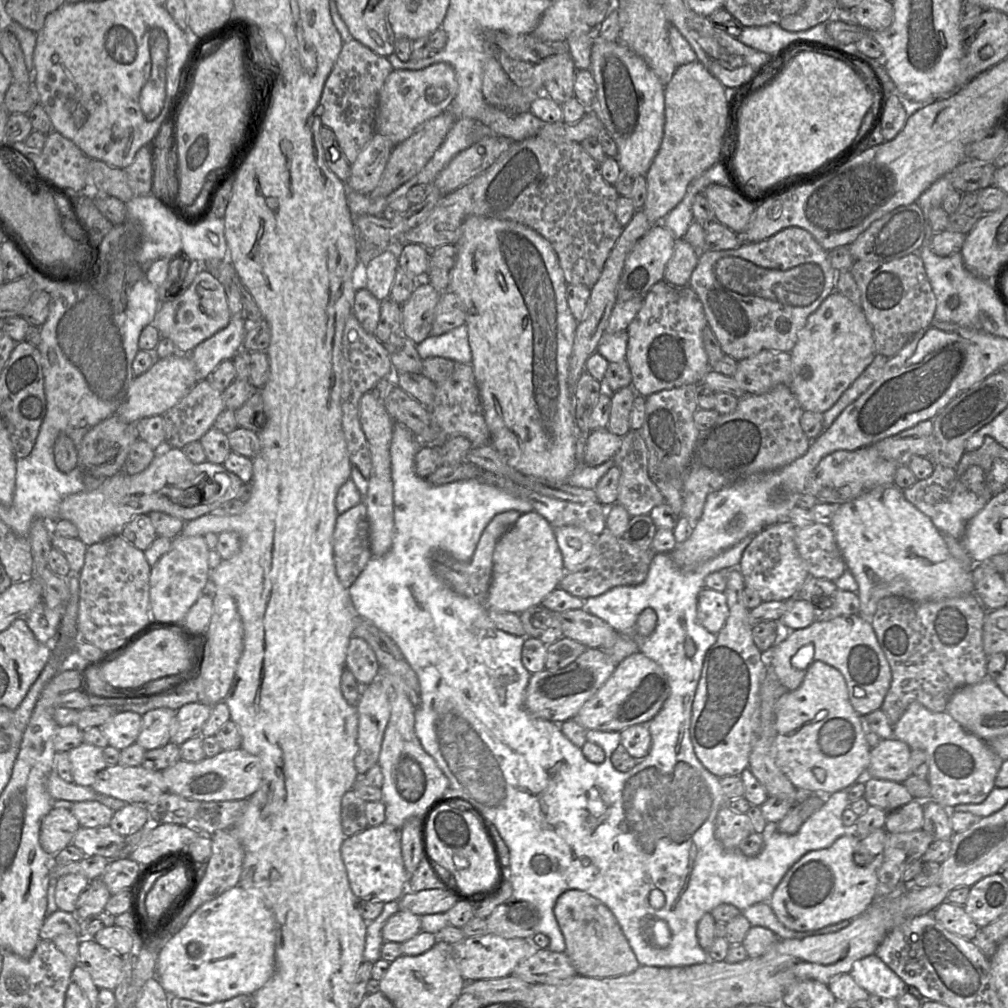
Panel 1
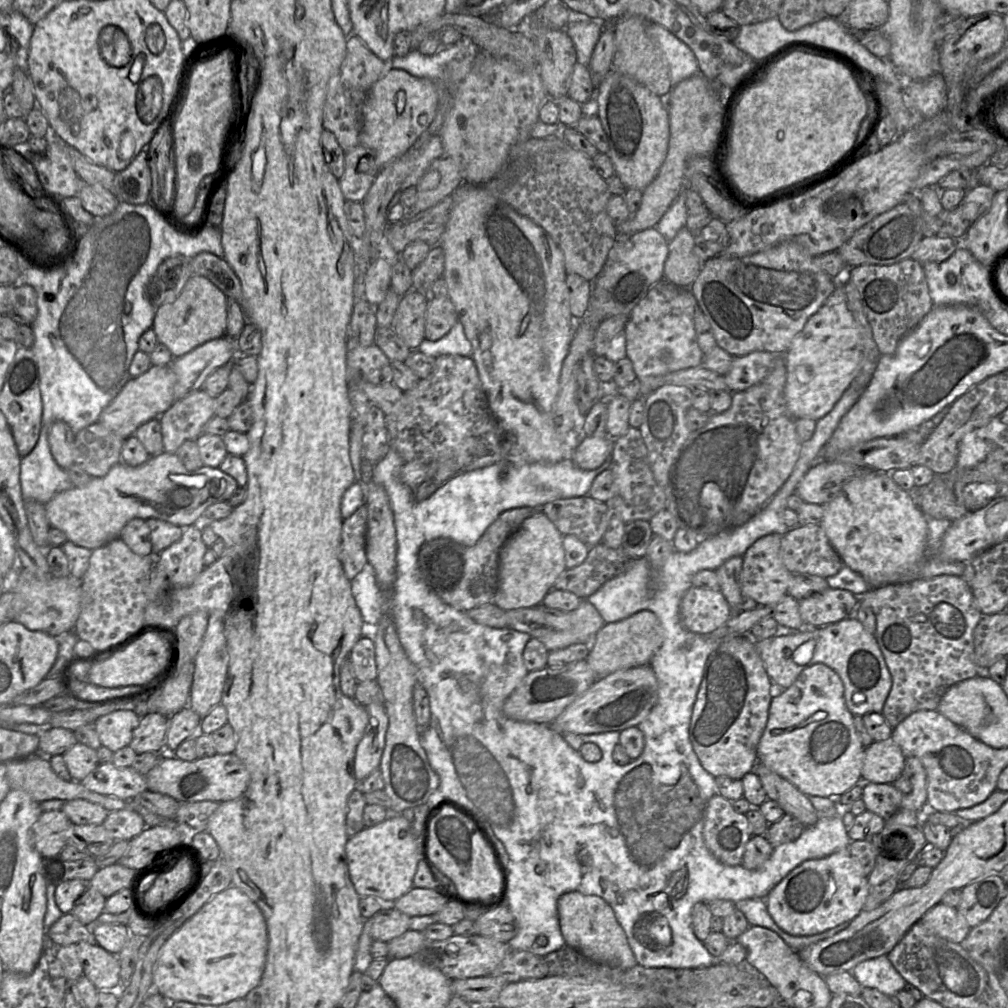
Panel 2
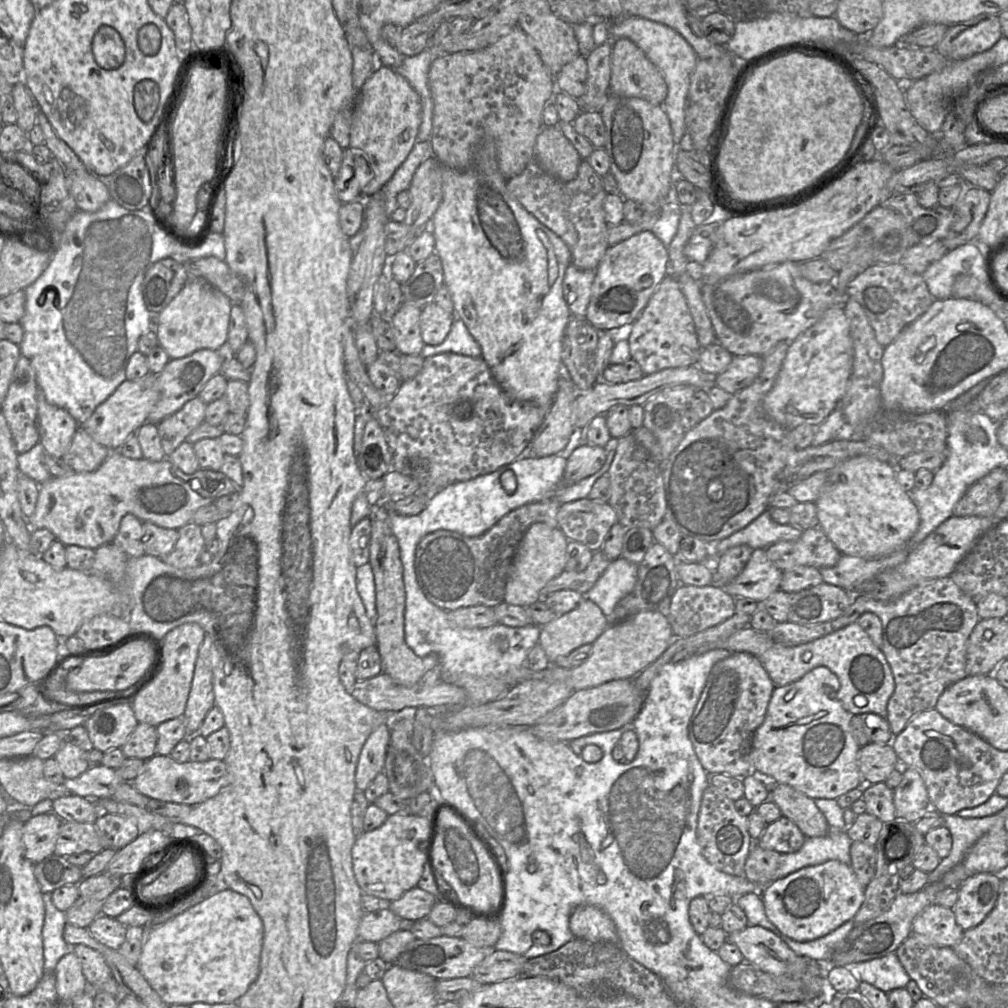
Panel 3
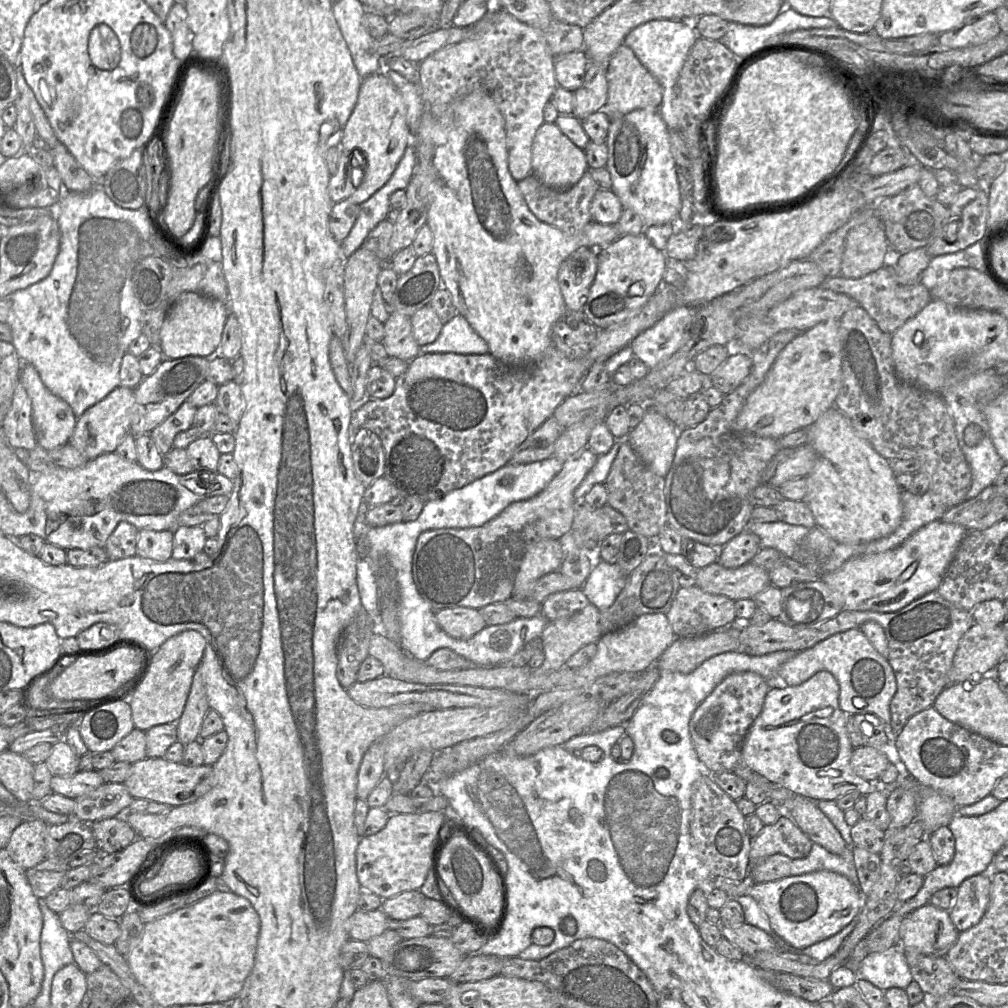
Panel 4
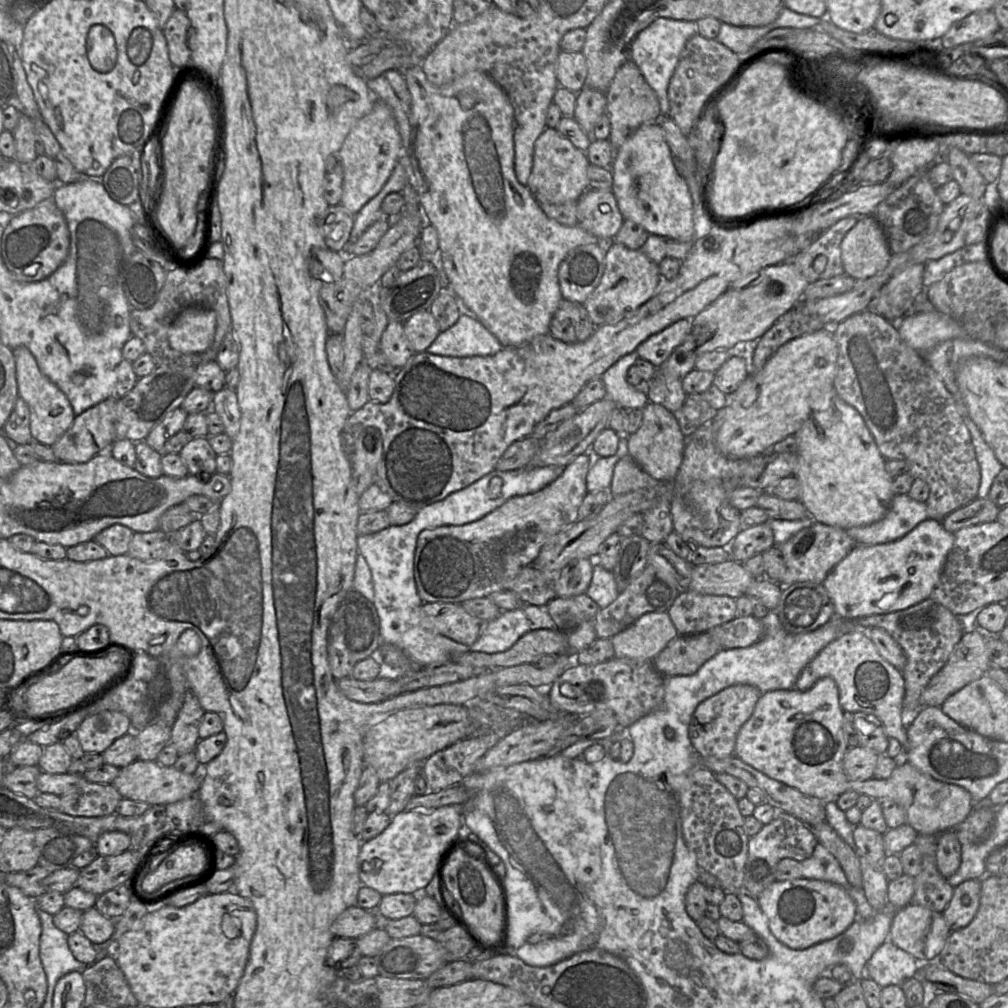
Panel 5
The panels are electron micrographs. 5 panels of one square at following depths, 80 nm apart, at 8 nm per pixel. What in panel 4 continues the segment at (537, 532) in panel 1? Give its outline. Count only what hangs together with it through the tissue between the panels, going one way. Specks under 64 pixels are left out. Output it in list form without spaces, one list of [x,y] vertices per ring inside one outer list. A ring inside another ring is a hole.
[[[543,539],[530,543],[517,571],[511,597],[528,599],[537,580],[559,570],[564,550],[558,539]]]

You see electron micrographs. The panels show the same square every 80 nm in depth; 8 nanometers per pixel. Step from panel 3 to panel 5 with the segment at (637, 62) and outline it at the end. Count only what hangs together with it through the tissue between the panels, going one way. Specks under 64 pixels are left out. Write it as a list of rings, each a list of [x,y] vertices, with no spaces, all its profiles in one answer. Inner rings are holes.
[[[628,59],[617,70],[606,91],[606,99],[606,113],[609,116],[611,124],[609,141],[614,154],[626,139],[640,126],[658,122],[662,117],[656,93],[648,85],[632,59]]]

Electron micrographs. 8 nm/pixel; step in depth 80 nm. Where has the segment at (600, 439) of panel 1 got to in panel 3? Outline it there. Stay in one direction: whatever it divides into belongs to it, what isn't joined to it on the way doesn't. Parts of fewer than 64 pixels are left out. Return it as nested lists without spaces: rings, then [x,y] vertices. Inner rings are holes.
[[[582,444],[567,457],[564,471],[564,482],[571,485],[596,473],[604,464],[607,456],[606,448]]]

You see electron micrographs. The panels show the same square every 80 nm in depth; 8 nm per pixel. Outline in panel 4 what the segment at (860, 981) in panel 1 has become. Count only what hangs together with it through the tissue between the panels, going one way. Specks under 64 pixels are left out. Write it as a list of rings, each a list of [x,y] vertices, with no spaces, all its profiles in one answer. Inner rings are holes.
[[[900,946],[869,954],[857,968],[850,967],[857,974],[857,981],[863,978],[883,991],[893,987],[905,989],[913,980],[904,949]]]

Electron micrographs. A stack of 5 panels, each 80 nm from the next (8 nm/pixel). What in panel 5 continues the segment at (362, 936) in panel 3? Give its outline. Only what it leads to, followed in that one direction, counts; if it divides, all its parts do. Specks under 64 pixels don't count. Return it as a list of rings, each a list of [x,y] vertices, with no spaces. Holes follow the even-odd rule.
[[[357,906],[344,910],[331,925],[335,937],[356,940],[375,929],[373,911]]]

